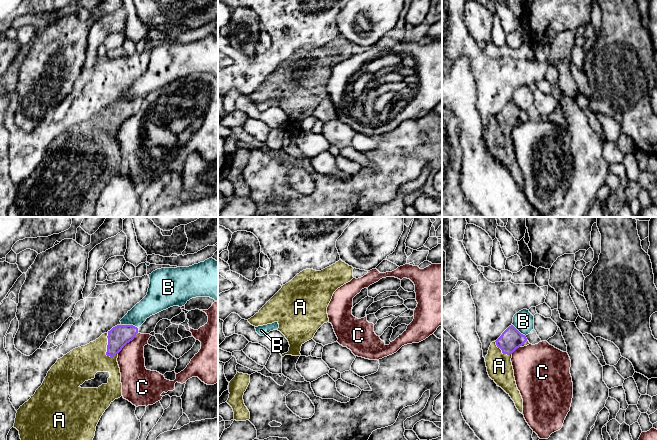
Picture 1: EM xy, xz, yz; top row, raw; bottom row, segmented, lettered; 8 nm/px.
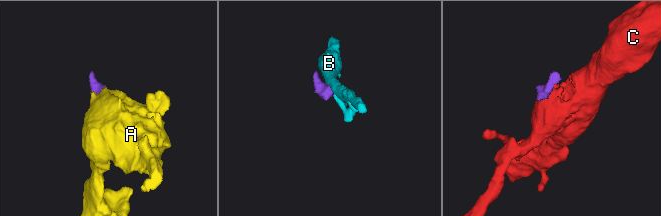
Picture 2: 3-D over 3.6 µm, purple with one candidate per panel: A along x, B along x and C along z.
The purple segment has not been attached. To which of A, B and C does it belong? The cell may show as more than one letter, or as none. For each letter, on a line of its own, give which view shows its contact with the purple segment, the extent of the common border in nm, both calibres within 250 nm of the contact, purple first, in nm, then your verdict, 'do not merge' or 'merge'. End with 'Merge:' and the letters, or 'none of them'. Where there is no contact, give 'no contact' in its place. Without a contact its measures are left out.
A: contact in xy; length 220 nm; calibres 170 and 280 nm; merge
B: contact in xy; length 140 nm; calibres 170 and 170 nm; do not merge
C: contact in xy; length 240 nm; calibres 170 and 220 nm; do not merge
Merge: A

